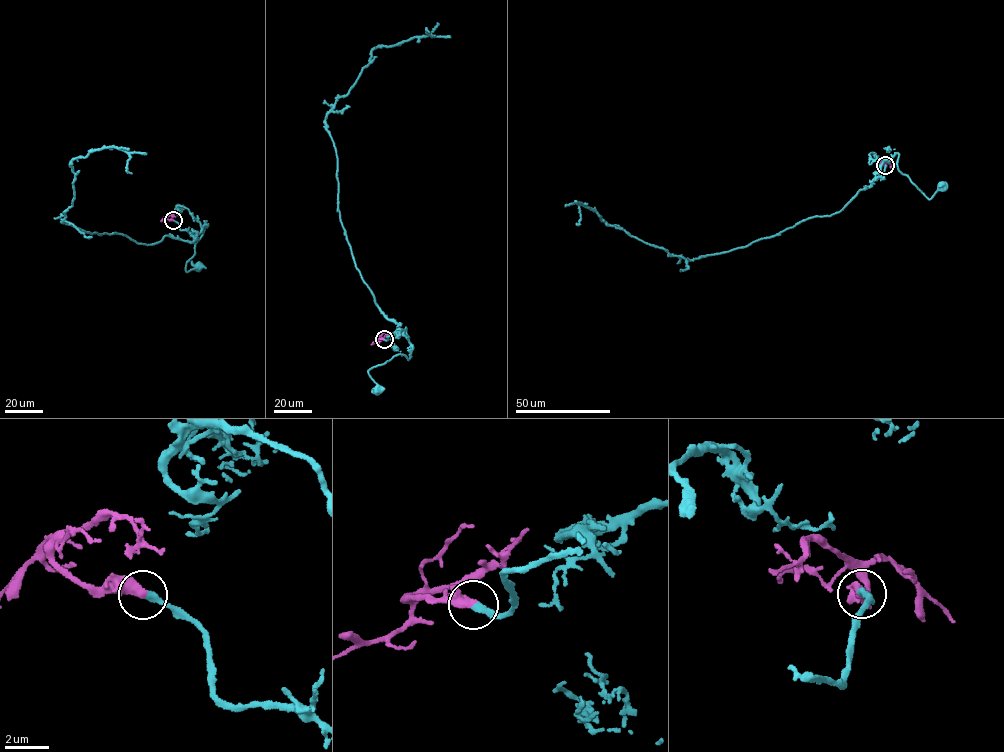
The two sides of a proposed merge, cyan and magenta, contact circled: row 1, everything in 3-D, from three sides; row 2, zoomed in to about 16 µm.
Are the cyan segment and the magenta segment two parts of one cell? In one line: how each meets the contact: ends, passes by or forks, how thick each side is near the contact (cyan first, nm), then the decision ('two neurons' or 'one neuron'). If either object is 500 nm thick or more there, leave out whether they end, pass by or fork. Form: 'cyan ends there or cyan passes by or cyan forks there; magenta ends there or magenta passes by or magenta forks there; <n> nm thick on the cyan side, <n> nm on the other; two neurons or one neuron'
cyan ends there; magenta ends there; 320 nm thick on the cyan side, 480 nm on the other; one neuron

